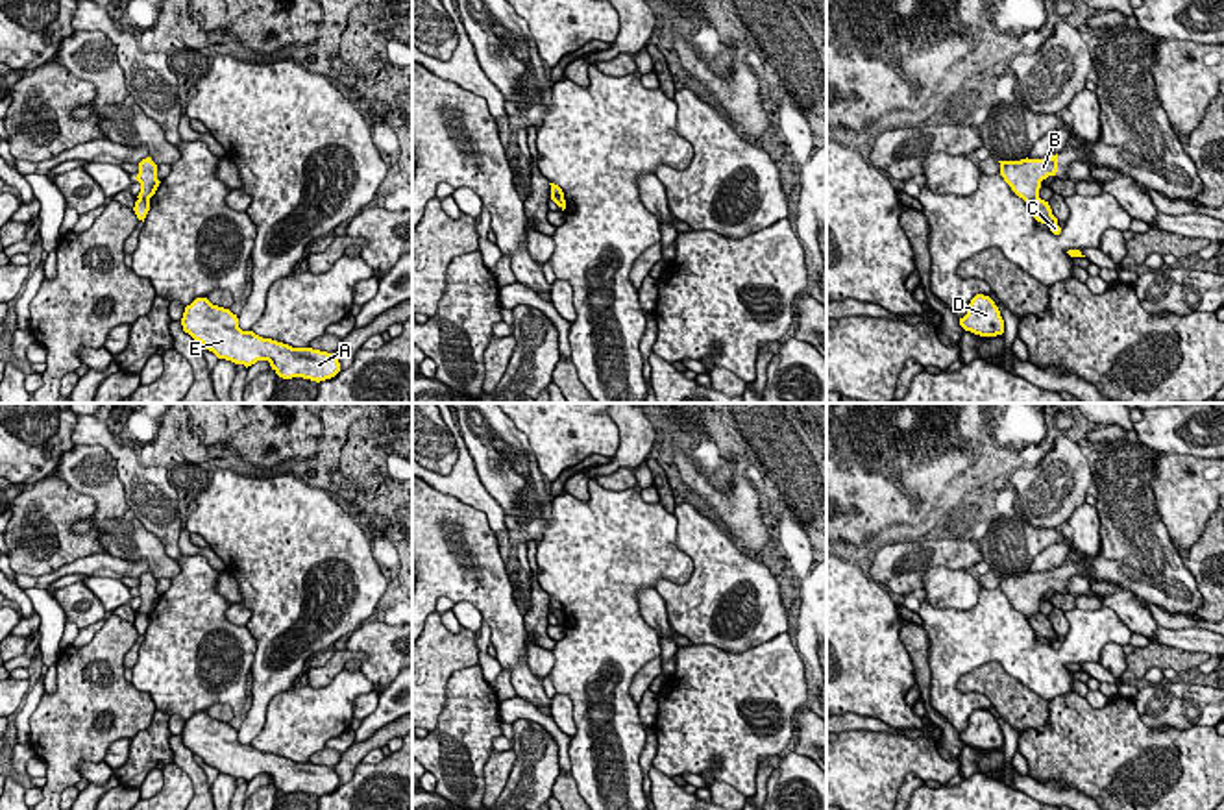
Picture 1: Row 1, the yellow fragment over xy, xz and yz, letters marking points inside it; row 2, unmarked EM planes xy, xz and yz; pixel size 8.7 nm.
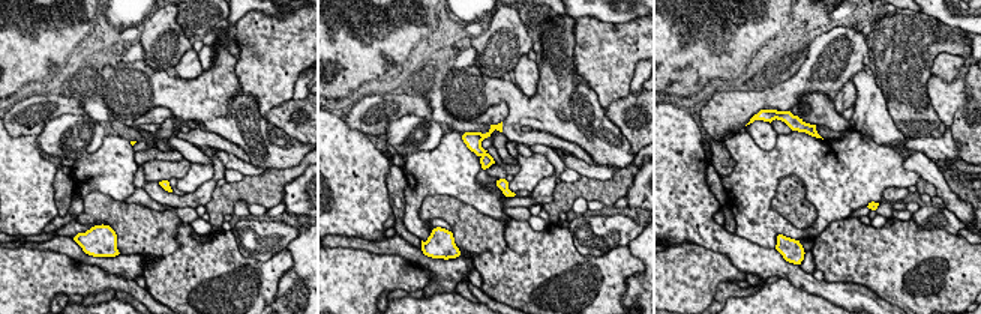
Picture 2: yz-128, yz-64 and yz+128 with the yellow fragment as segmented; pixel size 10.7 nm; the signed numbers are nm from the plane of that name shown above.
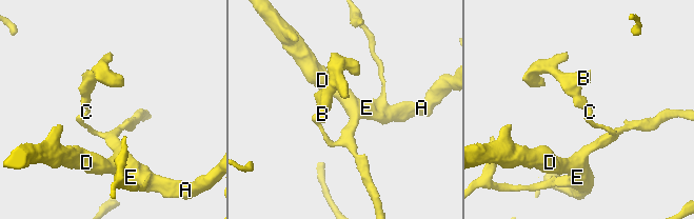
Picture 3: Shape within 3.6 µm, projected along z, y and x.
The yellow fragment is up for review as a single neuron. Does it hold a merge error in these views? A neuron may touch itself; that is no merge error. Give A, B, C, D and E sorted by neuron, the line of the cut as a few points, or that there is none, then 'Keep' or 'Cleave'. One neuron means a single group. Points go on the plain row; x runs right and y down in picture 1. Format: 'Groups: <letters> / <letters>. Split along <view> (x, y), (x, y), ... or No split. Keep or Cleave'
Groups: A C D E / B. Split along xy (139, 613), (148, 614). Cleave

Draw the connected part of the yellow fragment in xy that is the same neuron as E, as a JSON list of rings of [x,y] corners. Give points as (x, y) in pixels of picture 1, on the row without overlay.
[[[196,712],[185,721],[181,740],[185,747],[203,758],[203,764],[213,766],[218,773],[244,779],[246,782],[257,775],[268,775],[272,784],[283,793],[303,792],[320,797],[340,786],[335,767],[292,762],[263,753],[253,745],[242,745],[237,729],[213,719],[207,712]]]

